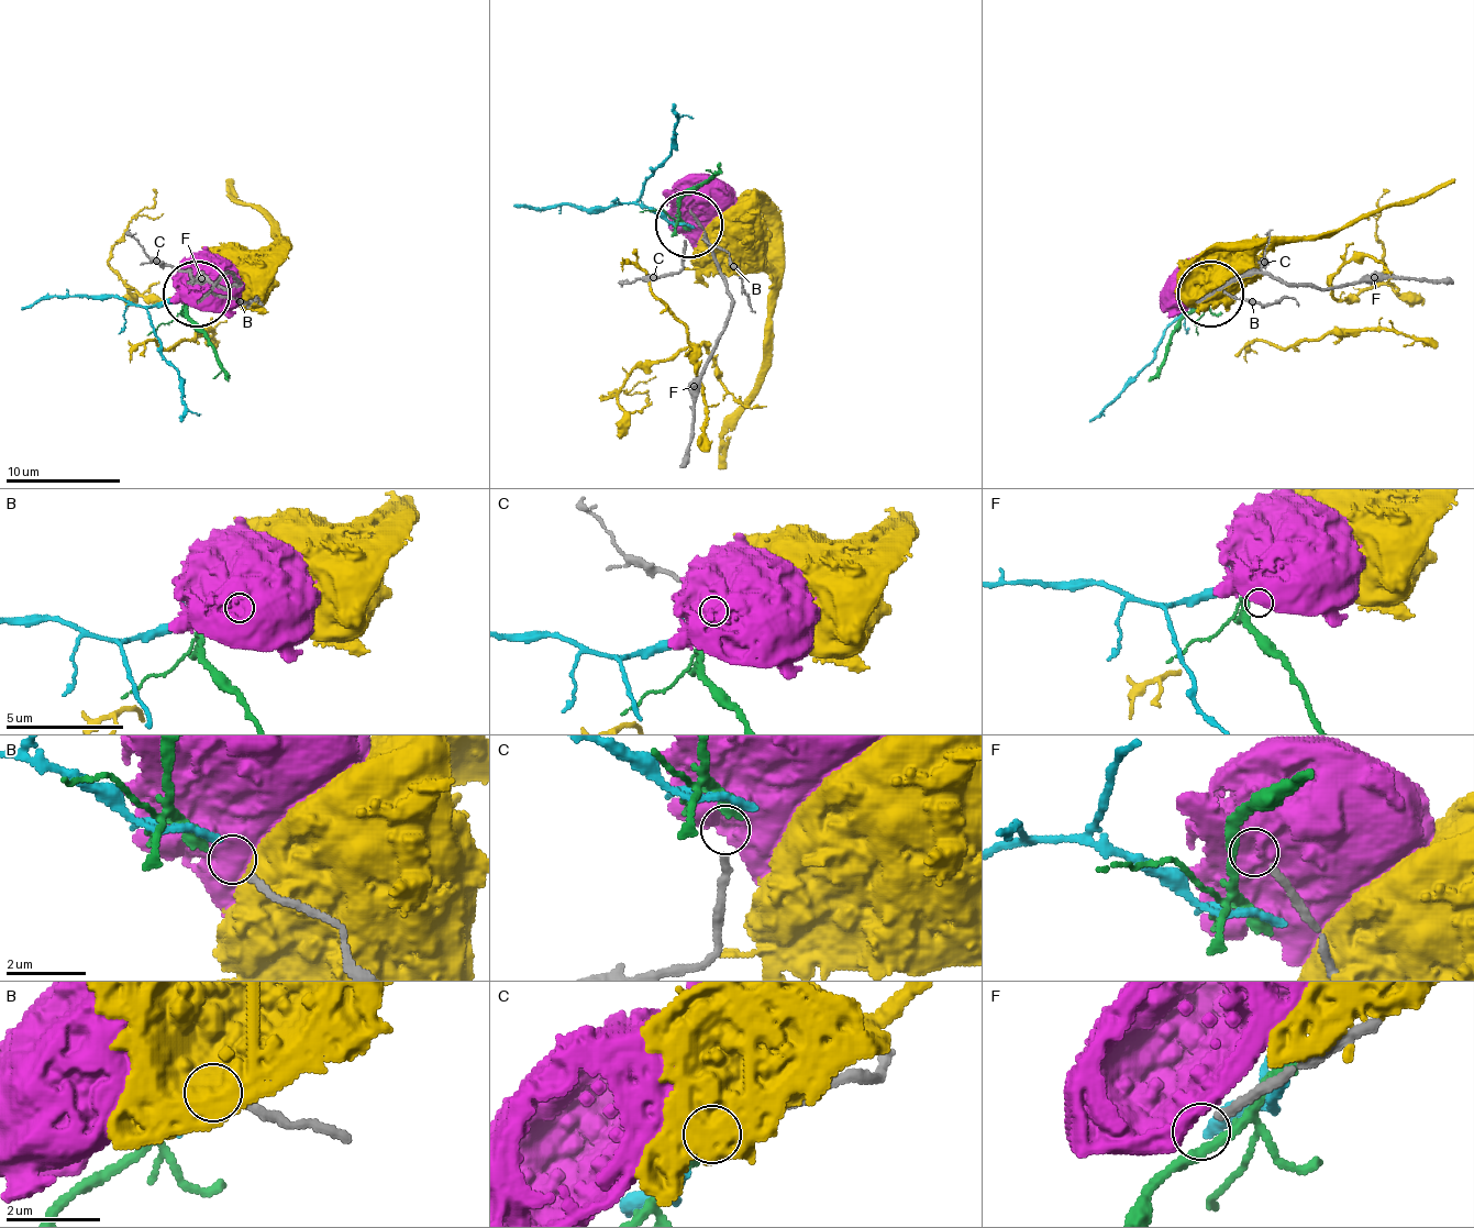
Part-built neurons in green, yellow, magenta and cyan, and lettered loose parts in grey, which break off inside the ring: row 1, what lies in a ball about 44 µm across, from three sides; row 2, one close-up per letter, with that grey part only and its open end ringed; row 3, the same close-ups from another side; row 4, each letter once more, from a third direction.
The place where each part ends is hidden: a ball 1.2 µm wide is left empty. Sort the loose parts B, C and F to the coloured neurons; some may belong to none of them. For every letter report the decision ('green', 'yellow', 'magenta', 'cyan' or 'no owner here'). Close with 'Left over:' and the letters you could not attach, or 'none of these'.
B: cyan
C: green
F: no owner here
Left over: F

